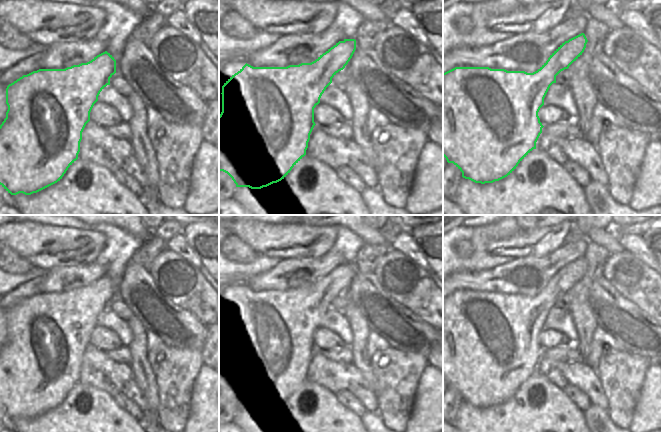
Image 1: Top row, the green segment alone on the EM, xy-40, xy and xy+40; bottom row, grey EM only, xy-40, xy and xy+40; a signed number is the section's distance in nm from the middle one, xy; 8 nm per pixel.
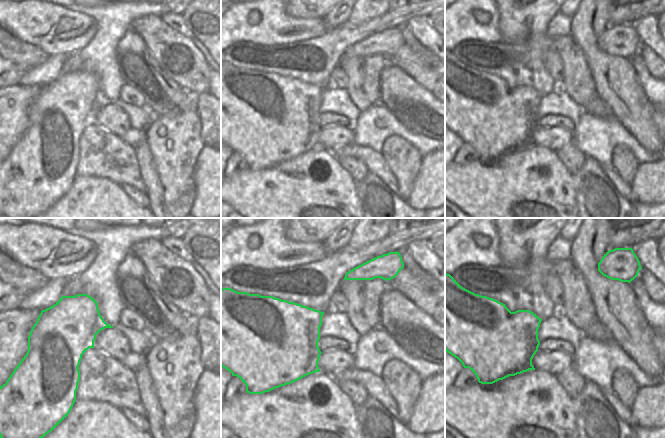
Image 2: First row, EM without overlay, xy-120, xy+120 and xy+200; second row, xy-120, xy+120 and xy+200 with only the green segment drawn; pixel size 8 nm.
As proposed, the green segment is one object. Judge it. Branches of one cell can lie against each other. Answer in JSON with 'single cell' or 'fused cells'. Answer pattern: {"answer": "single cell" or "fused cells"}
{"answer": "fused cells"}

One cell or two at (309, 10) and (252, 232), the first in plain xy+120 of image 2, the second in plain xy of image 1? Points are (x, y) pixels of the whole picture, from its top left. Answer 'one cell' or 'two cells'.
two cells

